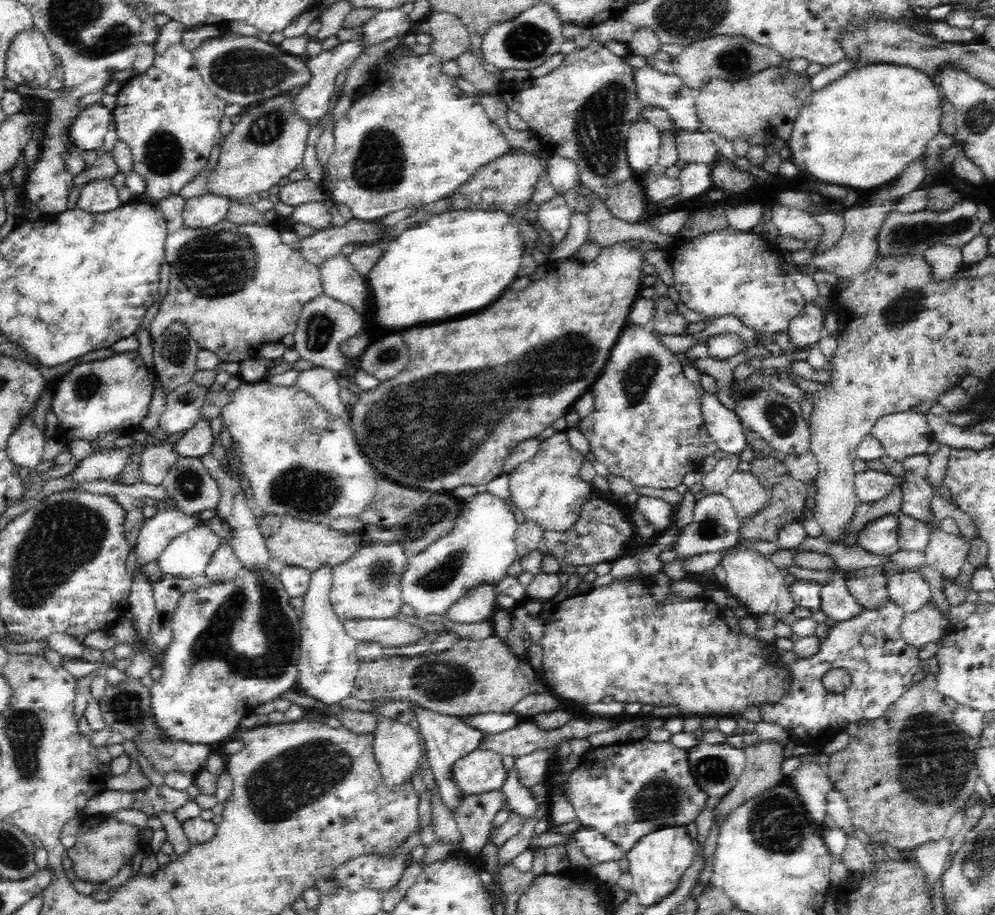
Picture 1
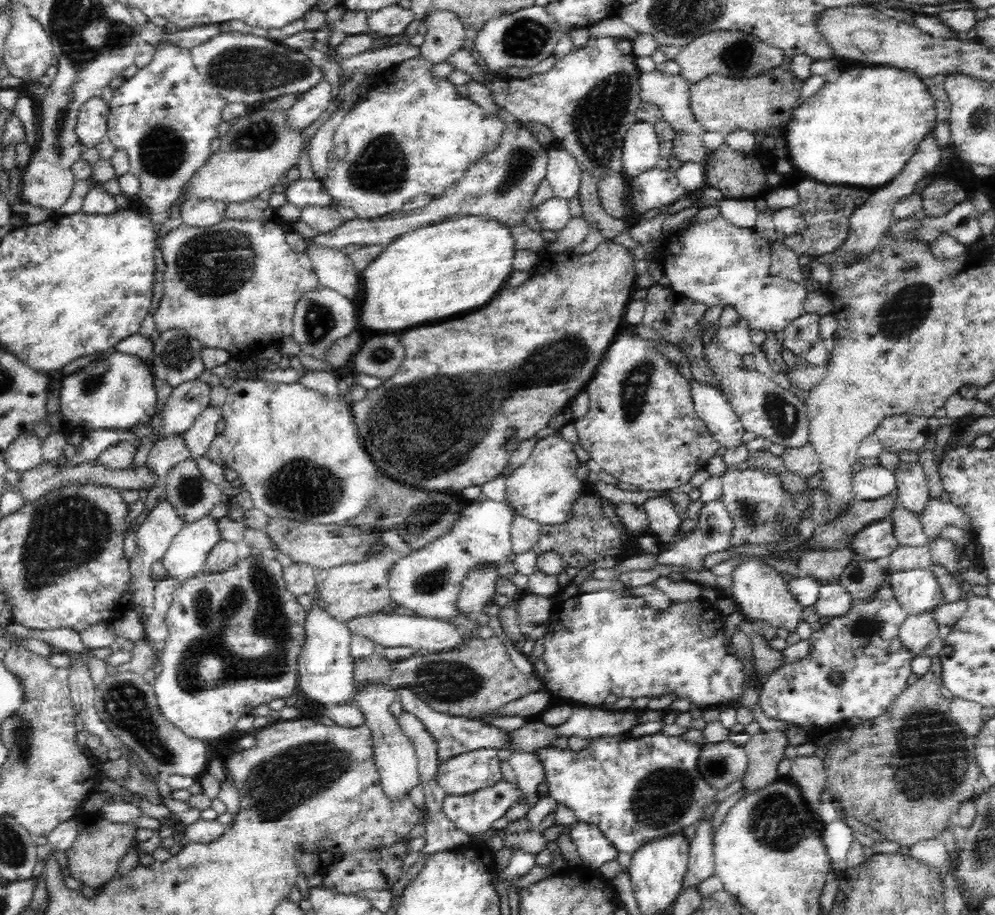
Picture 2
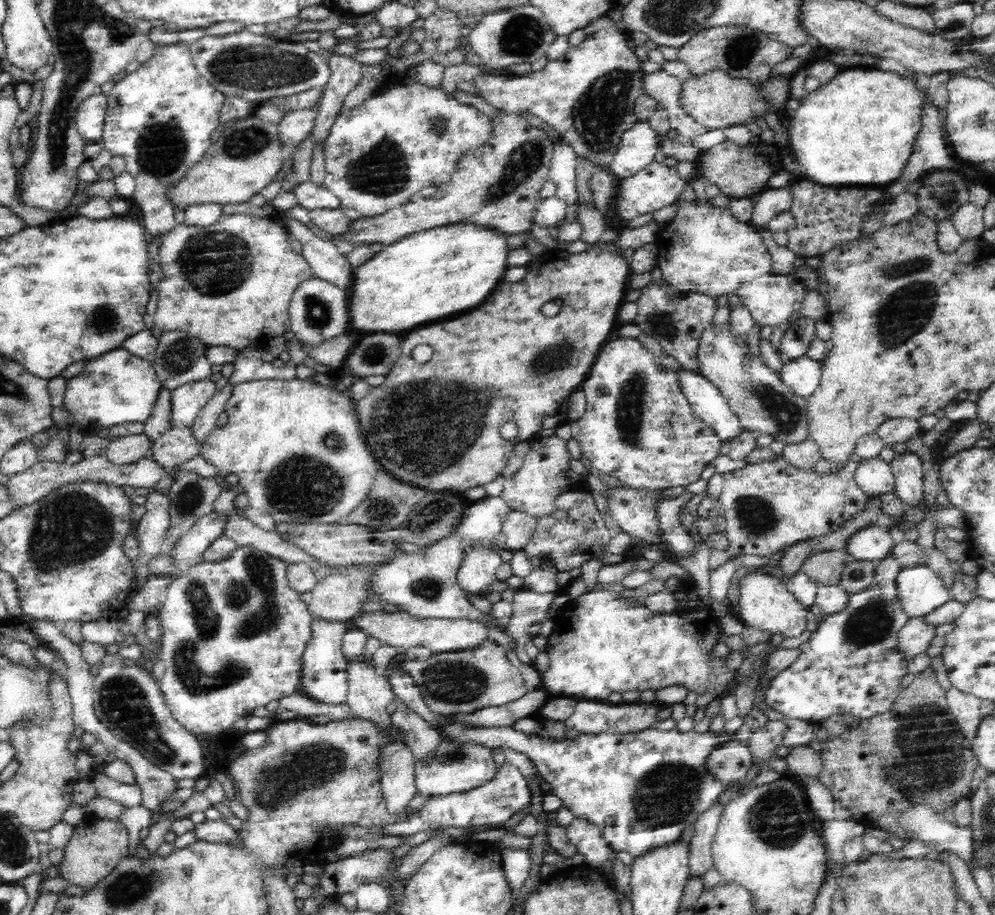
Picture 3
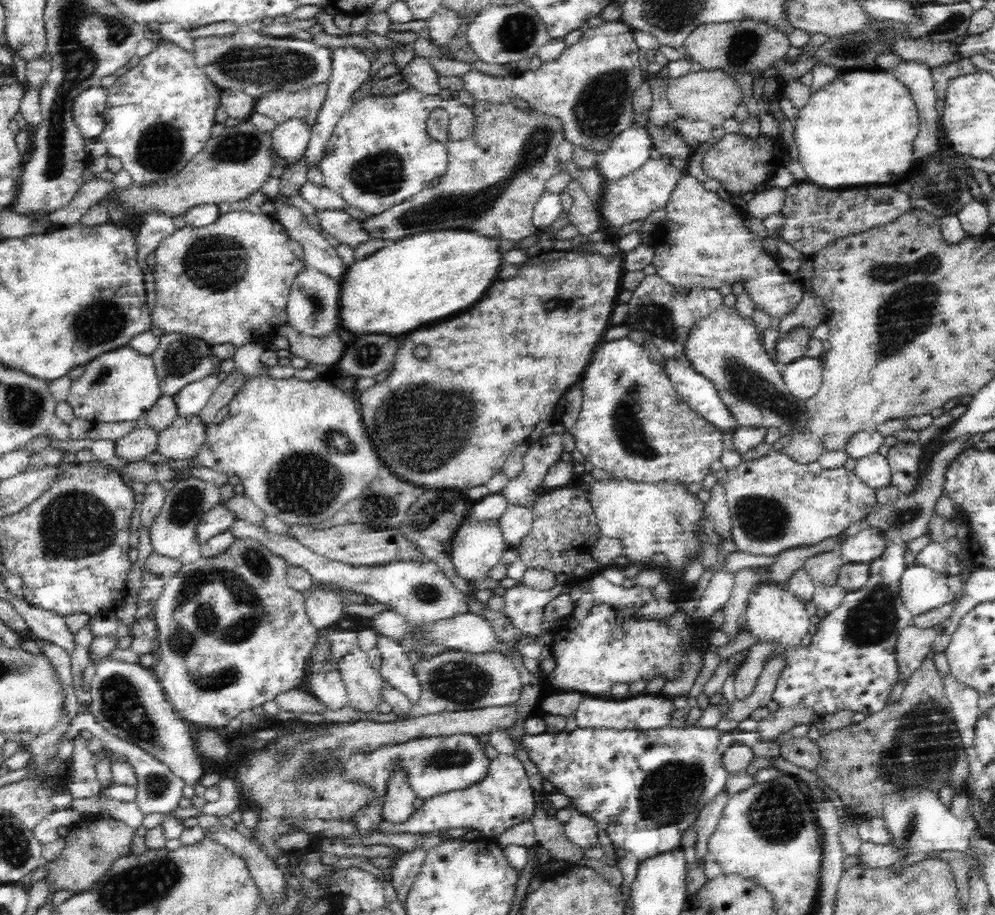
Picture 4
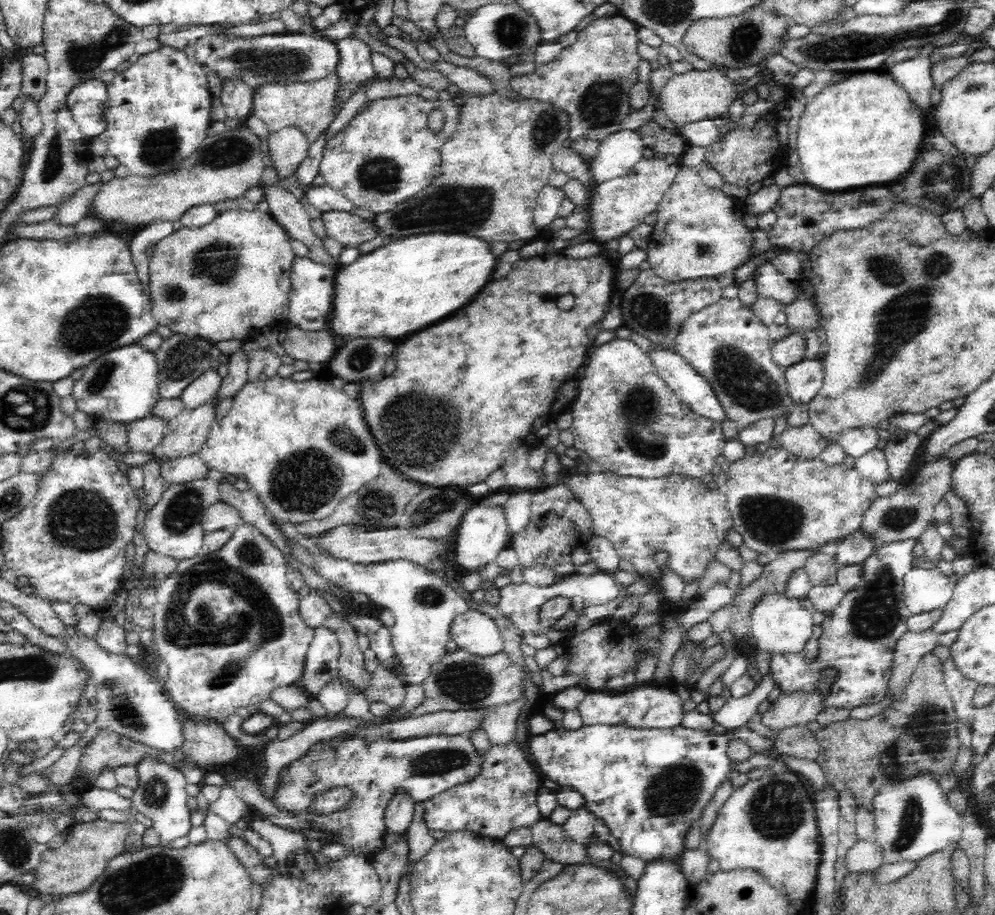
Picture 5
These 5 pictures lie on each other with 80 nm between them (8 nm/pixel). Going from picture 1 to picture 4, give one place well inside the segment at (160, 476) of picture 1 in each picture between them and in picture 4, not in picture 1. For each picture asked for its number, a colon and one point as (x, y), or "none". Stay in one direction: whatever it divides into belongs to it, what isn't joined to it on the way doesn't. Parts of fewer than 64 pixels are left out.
2: (169, 450)
3: (176, 445)
4: (182, 440)

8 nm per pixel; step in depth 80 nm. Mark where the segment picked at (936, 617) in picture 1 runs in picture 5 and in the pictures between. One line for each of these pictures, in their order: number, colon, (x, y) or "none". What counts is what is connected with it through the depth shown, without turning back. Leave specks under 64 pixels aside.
2: (917, 631)
3: (914, 638)
4: (914, 645)
5: (910, 649)

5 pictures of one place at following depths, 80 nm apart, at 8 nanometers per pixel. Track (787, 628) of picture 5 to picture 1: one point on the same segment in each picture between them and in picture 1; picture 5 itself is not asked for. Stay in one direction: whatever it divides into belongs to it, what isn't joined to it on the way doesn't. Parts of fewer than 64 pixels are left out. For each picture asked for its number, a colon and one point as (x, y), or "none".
1: (751, 578)
2: (760, 592)
3: (765, 603)
4: (774, 615)

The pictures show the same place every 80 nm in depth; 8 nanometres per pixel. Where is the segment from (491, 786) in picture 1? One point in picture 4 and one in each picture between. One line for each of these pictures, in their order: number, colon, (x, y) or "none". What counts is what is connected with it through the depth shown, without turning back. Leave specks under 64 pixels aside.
2: (474, 770)
3: (453, 767)
4: (434, 765)

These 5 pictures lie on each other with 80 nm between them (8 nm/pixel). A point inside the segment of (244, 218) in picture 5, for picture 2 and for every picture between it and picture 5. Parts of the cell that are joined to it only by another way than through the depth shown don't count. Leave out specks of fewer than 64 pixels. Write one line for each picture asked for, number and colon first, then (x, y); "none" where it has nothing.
2: (234, 285)
3: (229, 284)
4: (226, 283)

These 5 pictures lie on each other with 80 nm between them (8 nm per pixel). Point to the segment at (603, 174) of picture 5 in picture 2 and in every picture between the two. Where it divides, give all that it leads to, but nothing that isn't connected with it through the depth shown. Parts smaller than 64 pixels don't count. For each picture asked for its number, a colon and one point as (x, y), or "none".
2: (640, 152)
3: (637, 147)
4: (629, 151)

